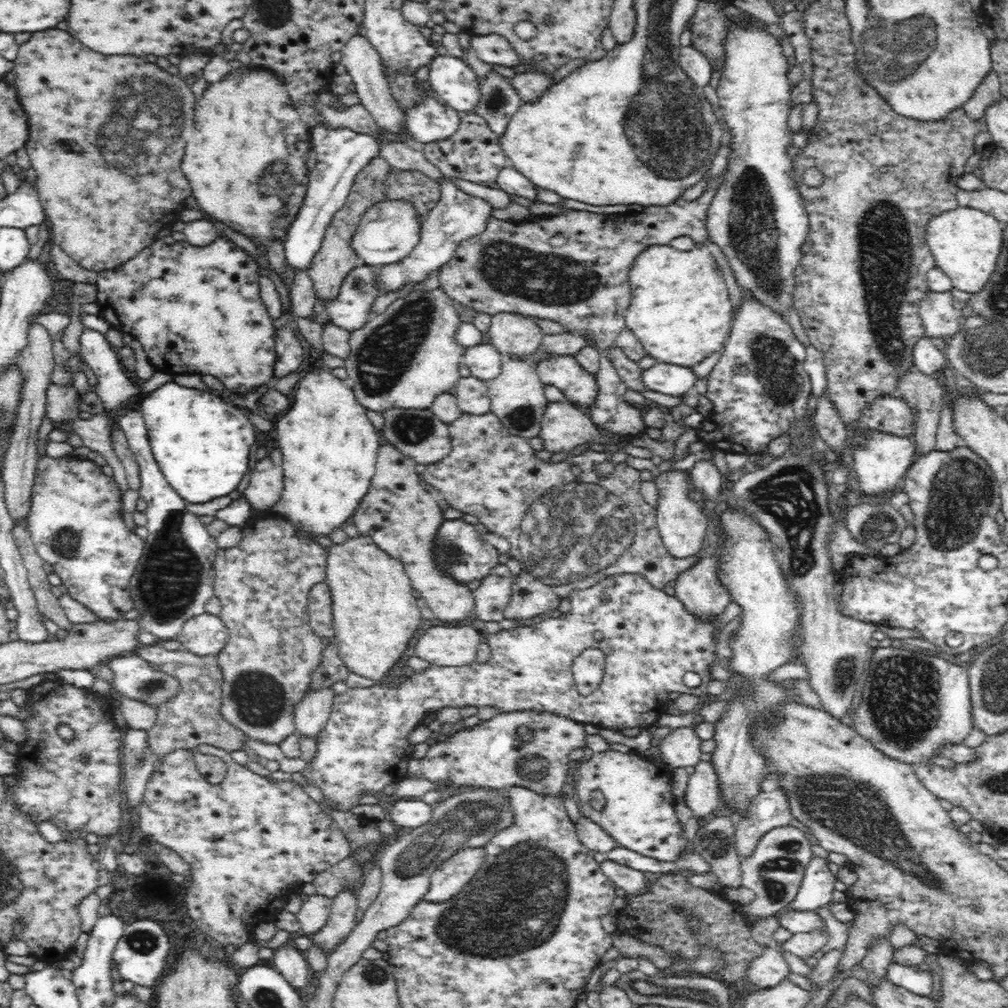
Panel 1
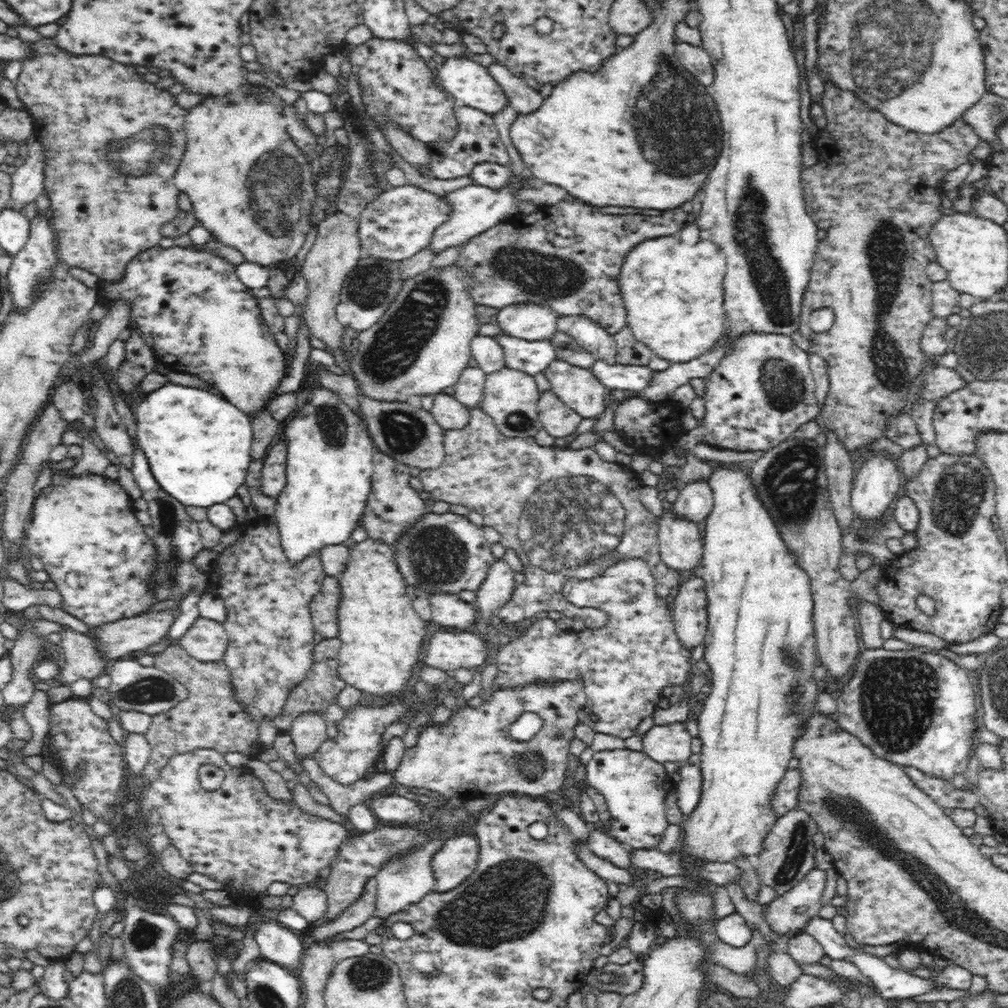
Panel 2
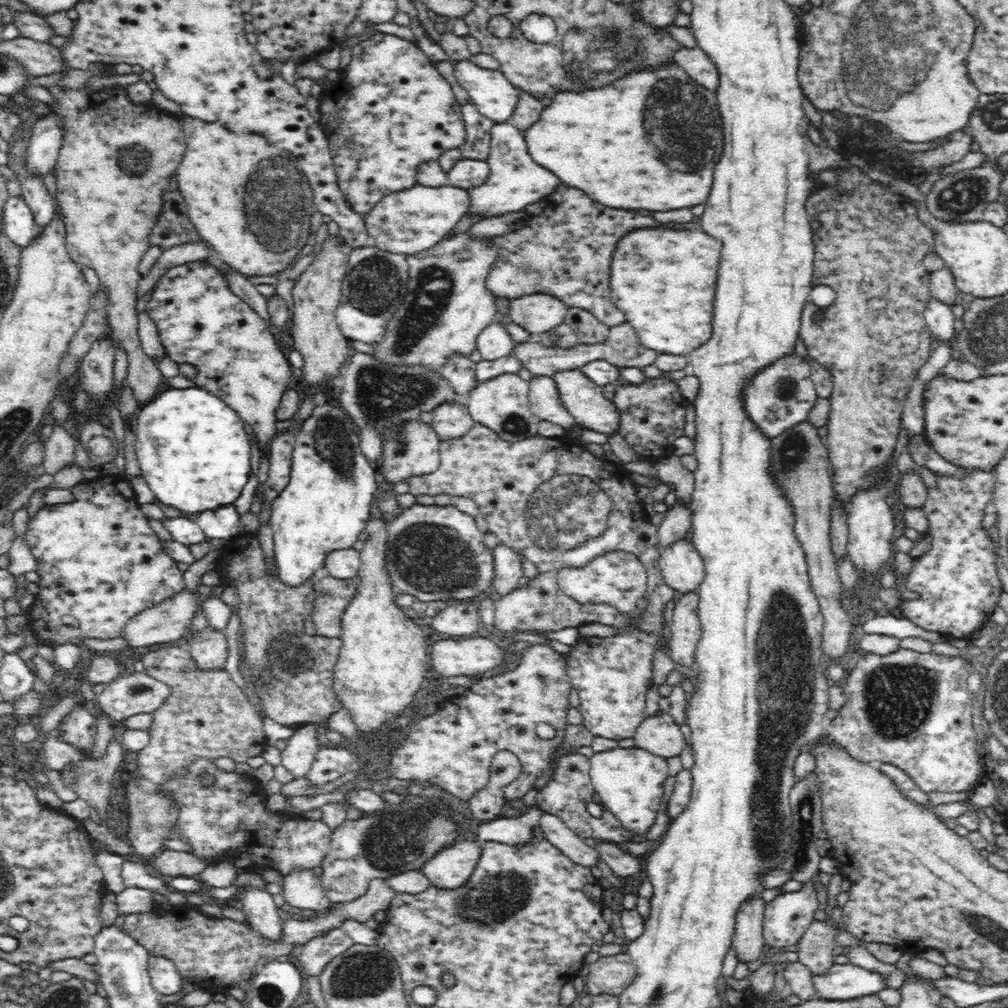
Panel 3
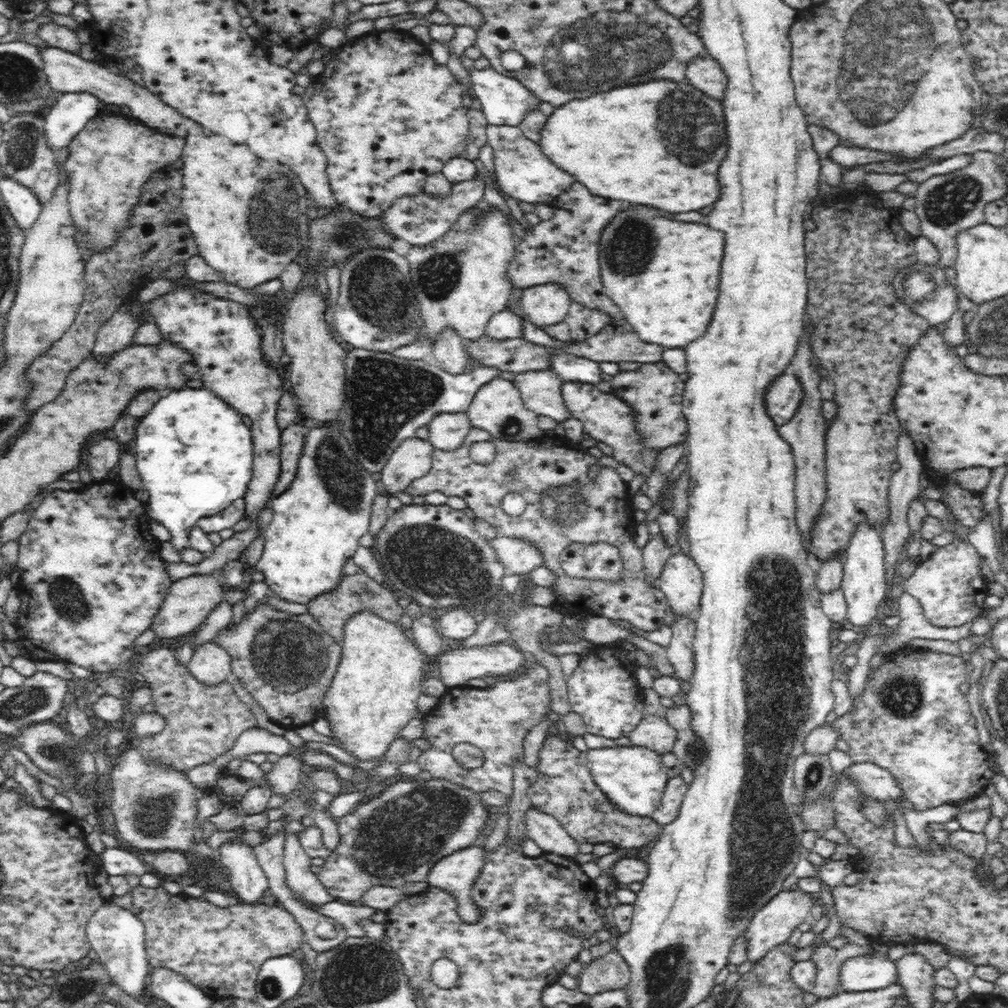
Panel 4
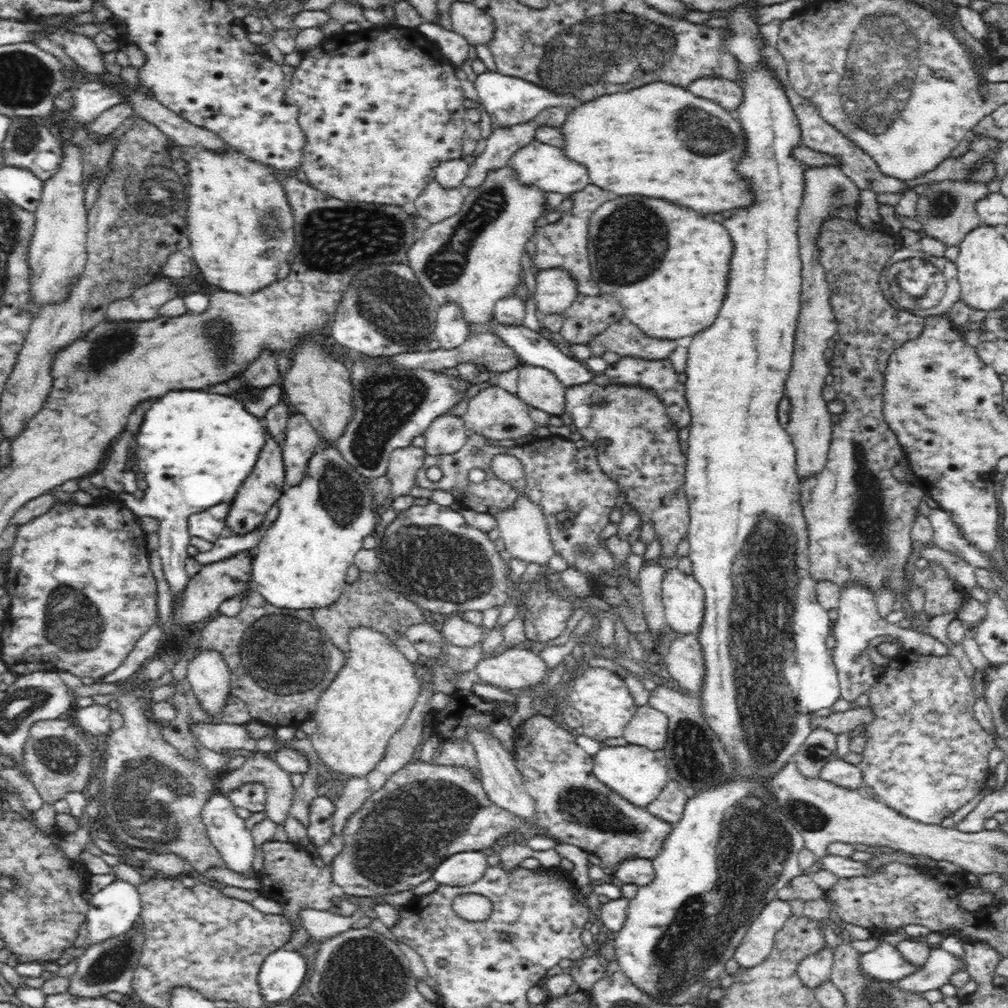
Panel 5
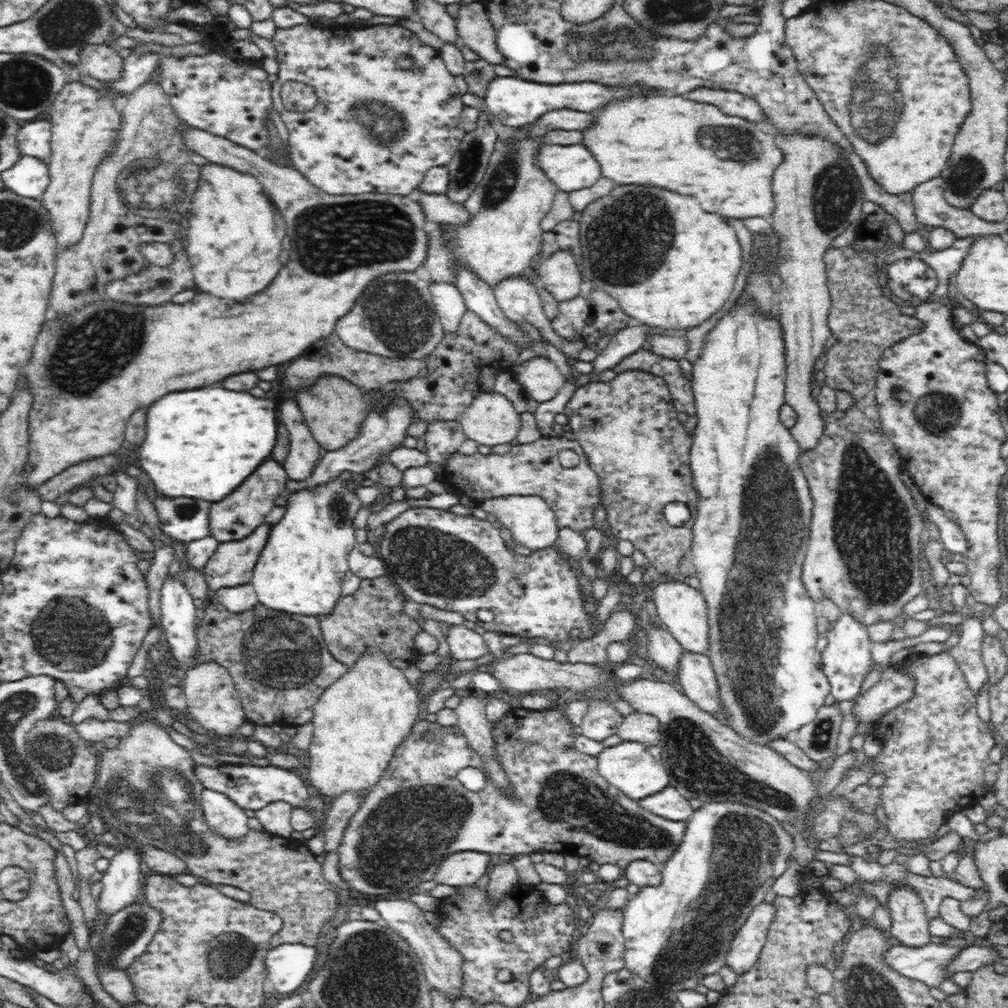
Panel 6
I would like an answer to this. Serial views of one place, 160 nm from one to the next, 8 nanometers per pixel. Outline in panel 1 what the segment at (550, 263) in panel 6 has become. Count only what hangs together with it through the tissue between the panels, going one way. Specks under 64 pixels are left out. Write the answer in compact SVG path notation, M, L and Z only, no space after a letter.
M498 313L491 315L489 327L490 345L506 358L522 358L532 355L541 345L546 334L542 332L534 317L516 313Z

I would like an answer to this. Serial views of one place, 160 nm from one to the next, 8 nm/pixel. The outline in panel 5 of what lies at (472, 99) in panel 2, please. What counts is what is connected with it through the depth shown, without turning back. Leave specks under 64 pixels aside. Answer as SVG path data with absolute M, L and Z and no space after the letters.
M487 70L479 74L474 82L479 100L490 115L494 128L517 127L526 124L538 116L541 110L552 106L567 108L578 107L582 102L578 97L568 93L554 93L534 83L515 76L506 76L498 71Z

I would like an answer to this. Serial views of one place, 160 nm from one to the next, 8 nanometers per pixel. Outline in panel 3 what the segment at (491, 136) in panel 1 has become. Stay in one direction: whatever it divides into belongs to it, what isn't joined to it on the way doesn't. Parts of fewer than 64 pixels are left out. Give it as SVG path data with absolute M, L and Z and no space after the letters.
M469 102L461 106L461 114L466 130L464 144L446 150L438 156L439 165L446 174L455 162L464 159L486 161L490 154L491 132L495 123L480 114L480 111Z

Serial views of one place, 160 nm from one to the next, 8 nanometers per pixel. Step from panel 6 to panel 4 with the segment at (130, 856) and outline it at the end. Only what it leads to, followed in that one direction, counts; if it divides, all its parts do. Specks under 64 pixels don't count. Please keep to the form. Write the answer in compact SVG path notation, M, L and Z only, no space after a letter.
M106 899L96 912L90 917L87 924L87 937L92 950L96 951L96 960L103 964L108 970L107 975L111 980L122 988L123 994L130 998L142 998L148 972L152 969L148 964L146 954L146 938L144 936L145 926L142 921L134 915L132 909L127 910L114 902L114 899Z

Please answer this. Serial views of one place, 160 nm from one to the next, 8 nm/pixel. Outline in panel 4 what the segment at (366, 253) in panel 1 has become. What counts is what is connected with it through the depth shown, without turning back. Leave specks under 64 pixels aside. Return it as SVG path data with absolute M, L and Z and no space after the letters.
M477 173L473 179L453 184L450 194L446 194L446 196L428 196L425 192L414 194L414 196L400 196L381 215L384 231L388 231L397 239L406 240L411 245L426 246L443 237L463 210L484 202L484 186L486 186L484 176Z

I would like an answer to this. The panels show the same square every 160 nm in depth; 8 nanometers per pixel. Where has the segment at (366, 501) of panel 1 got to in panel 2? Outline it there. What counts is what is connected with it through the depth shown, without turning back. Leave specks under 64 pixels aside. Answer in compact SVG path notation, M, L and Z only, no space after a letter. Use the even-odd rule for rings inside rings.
M376 451L373 454L374 473L371 479L372 494L369 495L368 504L360 518L360 526L364 526L370 534L370 539L378 540L392 547L396 546L398 538L406 534L420 517L428 513L424 500L418 496L416 490L410 488L408 480L412 480L410 466L397 462L384 452ZM448 592L432 593L427 596L431 603L431 620L444 628L456 628L457 631L471 630L476 623L474 604L463 602L458 594Z

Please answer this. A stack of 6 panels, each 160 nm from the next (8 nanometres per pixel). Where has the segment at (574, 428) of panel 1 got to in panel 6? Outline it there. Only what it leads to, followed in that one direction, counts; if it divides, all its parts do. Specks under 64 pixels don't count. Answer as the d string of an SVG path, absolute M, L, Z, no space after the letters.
M548 356L533 357L521 365L513 365L511 371L527 398L538 403L551 401L565 386L564 376Z

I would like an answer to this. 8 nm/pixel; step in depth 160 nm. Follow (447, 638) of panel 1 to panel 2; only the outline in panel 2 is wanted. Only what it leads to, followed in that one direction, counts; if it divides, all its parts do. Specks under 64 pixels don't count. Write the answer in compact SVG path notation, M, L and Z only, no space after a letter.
M475 630L435 632L426 644L423 662L448 674L458 668L474 670L489 662L484 641Z

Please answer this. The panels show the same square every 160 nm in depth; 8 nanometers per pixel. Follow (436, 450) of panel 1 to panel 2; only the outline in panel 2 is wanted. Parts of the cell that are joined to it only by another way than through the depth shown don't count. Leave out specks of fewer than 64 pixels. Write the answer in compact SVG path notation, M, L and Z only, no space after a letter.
M361 395L359 405L362 418L366 421L368 434L376 446L376 451L384 452L397 462L402 462L410 468L421 470L436 469L442 465L445 457L443 438L445 430L436 422L431 411L426 411L417 402L381 401Z

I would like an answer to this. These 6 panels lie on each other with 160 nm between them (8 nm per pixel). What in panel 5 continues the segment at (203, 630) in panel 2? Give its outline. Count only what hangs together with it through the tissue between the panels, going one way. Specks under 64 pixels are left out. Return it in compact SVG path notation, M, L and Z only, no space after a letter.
M200 650L187 666L187 679L206 712L222 712L230 692L231 670L222 653Z

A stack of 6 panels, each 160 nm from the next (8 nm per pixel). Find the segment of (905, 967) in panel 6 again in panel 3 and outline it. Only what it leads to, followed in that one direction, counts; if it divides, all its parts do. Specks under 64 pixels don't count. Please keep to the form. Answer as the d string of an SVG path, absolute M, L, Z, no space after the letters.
M852 963L837 964L823 976L813 976L818 1000L854 1000L887 988L885 978Z

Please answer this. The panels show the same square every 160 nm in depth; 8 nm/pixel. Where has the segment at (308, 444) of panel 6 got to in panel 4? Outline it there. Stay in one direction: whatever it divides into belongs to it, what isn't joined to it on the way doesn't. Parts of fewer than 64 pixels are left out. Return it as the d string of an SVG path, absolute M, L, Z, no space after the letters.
M292 423L281 431L280 460L281 472L278 483L271 493L271 500L287 492L295 480L298 471L299 457L302 456L306 426Z

